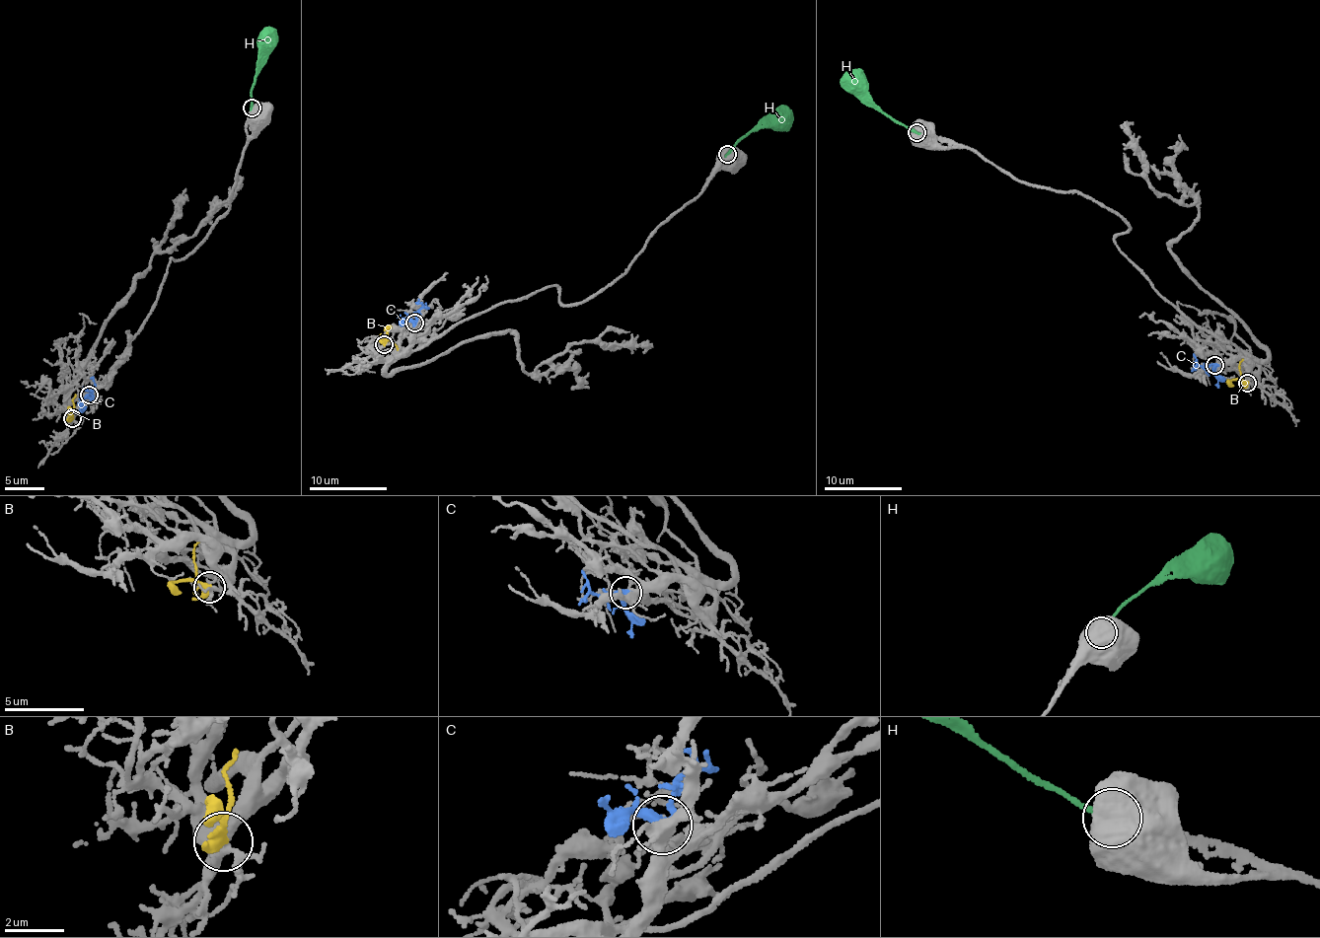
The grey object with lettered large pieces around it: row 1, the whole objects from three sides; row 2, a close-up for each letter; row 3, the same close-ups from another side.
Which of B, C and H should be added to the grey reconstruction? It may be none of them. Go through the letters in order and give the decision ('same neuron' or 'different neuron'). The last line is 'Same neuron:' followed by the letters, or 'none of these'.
B: same neuron
C: same neuron
H: different neuron
Same neuron: B, C

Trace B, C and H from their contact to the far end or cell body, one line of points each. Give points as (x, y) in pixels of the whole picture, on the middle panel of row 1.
B: (383, 344), (390, 341), (398, 350)
C: (414, 323), (421, 308), (427, 307)
H: (727, 155), (736, 141), (761, 128), (773, 125), (778, 130), (789, 121)

